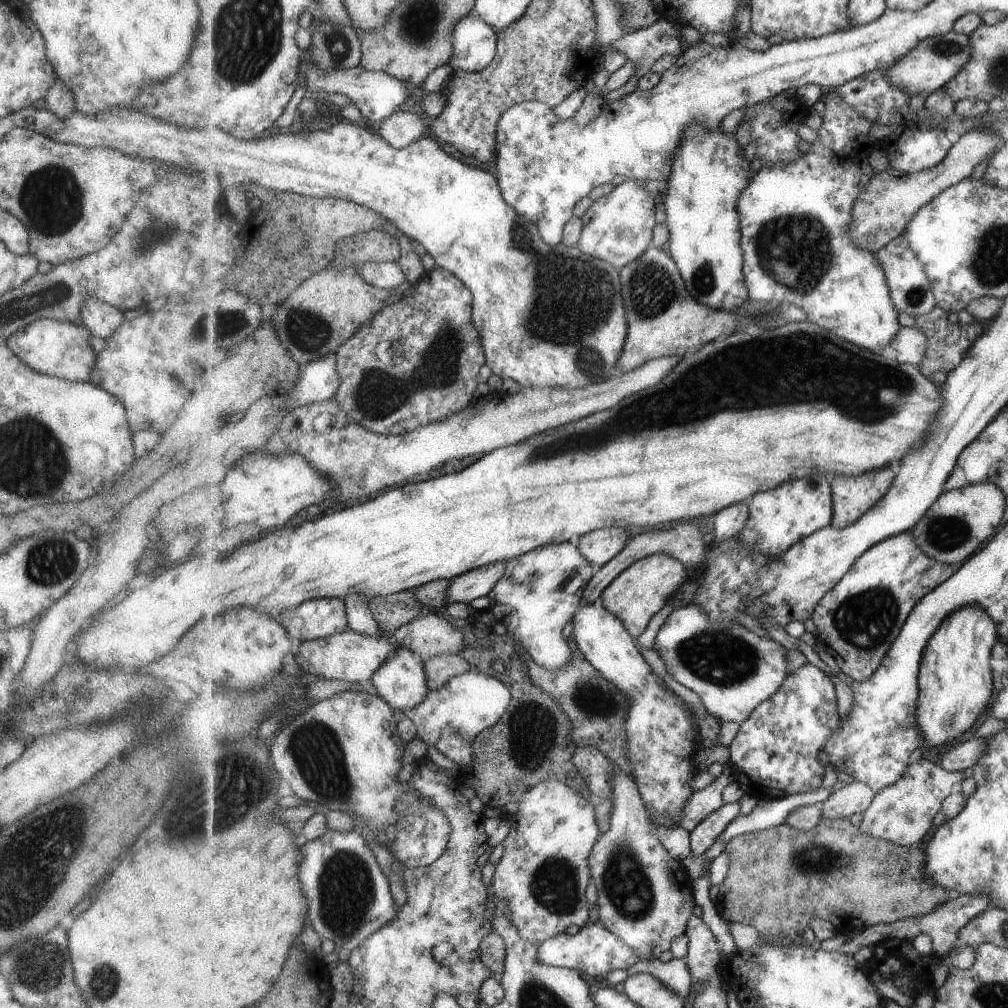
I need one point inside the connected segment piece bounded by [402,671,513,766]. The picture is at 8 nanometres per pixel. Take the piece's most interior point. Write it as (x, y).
(473, 702)

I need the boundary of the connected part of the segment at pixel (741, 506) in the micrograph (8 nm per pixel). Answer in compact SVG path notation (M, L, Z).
M748 502L733 504L727 509L717 512L713 518L713 529L715 530L715 542L712 548L725 540L734 539L747 526L750 520L750 509Z

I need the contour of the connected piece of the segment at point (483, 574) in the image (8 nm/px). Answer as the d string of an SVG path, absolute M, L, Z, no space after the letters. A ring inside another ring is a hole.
M508 562L487 564L483 568L471 570L458 579L453 579L453 584L447 590L447 609L451 604L471 604L473 600L488 597L493 588L499 584L508 571Z

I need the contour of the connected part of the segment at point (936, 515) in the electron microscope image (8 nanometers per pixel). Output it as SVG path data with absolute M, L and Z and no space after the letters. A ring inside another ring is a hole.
M969 484L943 492L934 507L923 516L911 530L919 548L931 558L943 564L965 562L981 549L983 542L989 542L1000 530L1005 516L1005 493L997 484Z

